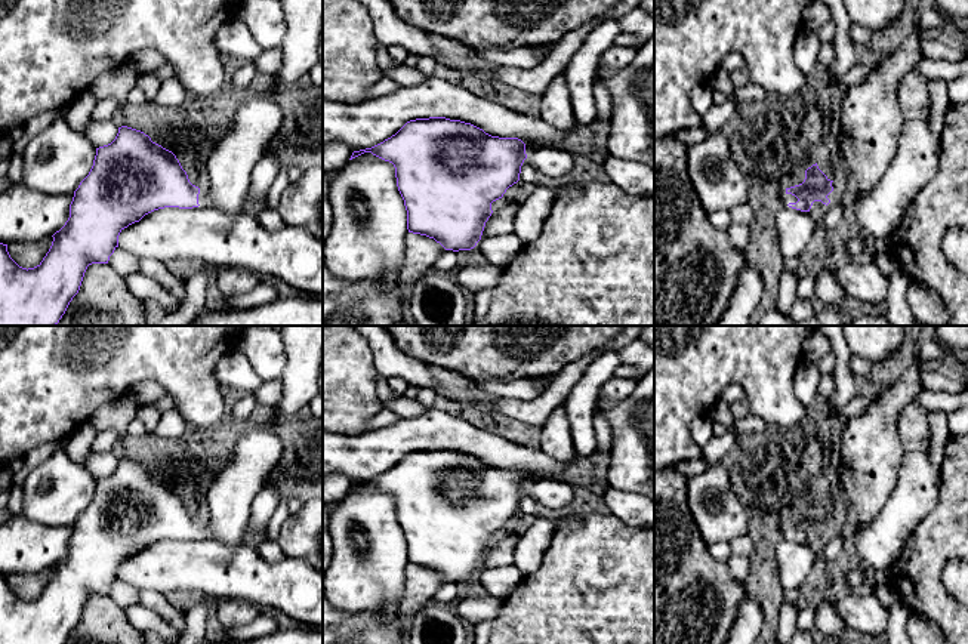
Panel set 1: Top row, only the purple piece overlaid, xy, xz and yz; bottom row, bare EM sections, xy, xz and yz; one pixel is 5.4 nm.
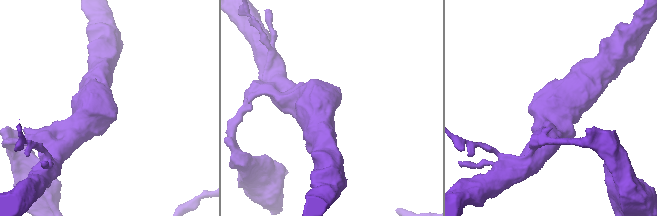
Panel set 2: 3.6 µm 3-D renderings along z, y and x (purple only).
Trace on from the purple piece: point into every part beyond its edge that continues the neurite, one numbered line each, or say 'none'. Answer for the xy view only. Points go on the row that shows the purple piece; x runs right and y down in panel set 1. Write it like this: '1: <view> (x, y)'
1: xy (204, 197)

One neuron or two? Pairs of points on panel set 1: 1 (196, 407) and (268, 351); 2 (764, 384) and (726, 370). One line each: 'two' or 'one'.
1: two
2: one

